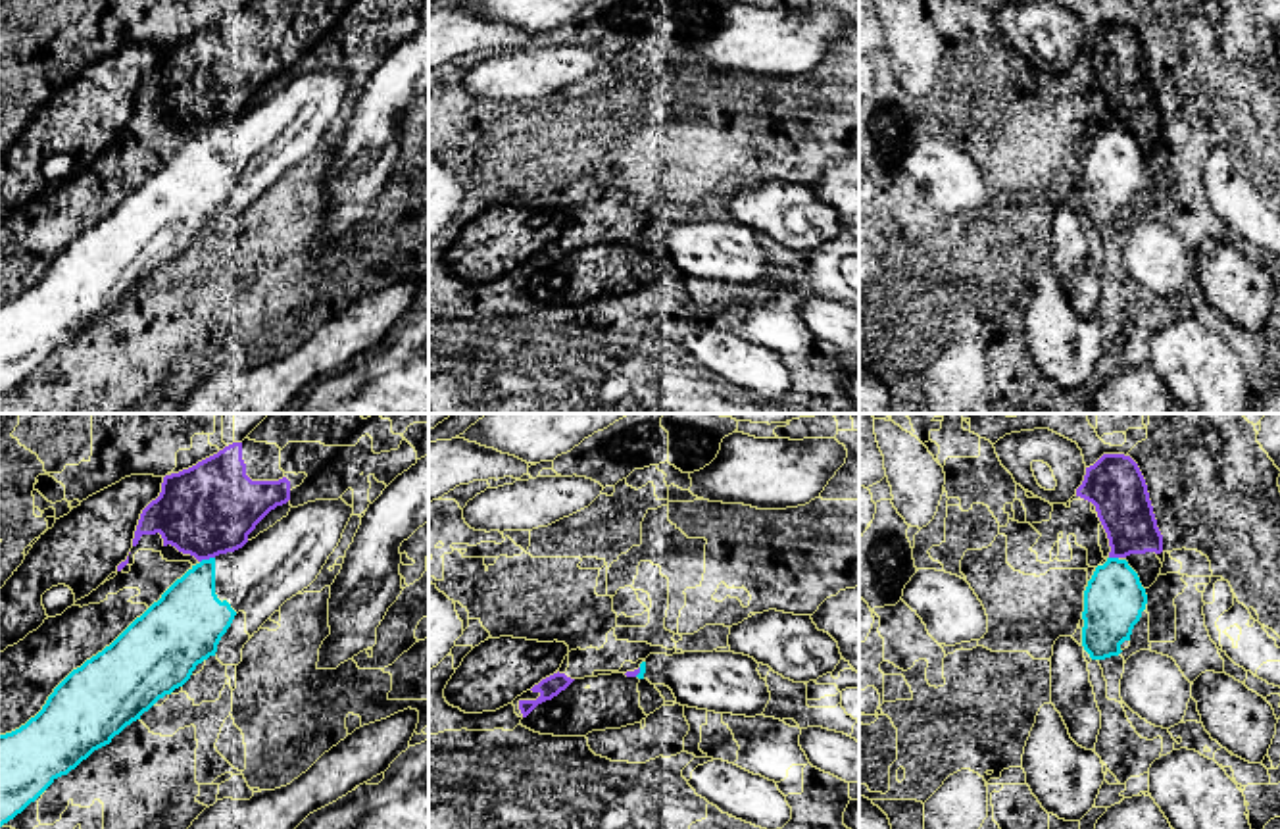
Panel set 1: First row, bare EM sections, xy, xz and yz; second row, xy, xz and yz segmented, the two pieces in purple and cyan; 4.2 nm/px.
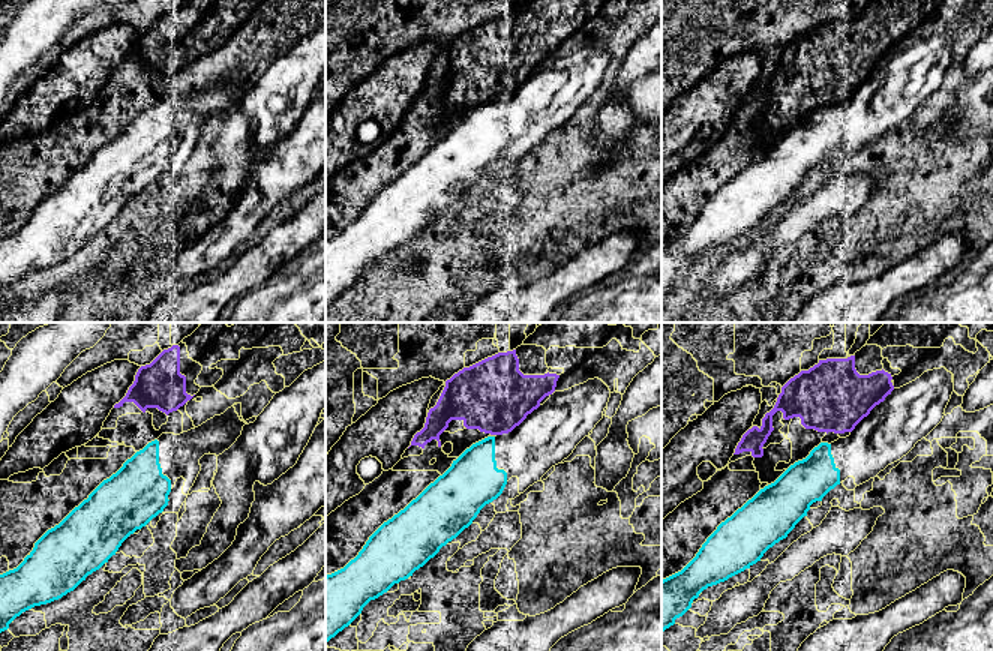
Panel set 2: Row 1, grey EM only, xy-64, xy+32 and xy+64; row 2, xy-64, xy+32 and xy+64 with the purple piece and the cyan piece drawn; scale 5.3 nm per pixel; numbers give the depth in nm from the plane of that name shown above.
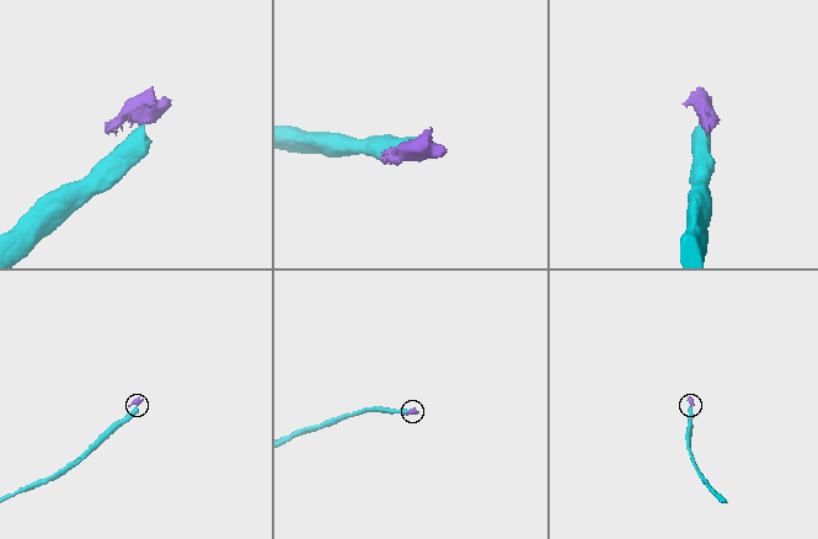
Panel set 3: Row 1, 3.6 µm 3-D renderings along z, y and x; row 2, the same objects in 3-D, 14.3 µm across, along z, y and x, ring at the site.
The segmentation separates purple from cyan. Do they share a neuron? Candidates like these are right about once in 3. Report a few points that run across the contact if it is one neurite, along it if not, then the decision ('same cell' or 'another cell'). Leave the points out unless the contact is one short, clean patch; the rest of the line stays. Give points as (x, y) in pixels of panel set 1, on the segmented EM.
another cell

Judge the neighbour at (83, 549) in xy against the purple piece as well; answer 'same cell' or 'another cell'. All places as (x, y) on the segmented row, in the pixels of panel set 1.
another cell

